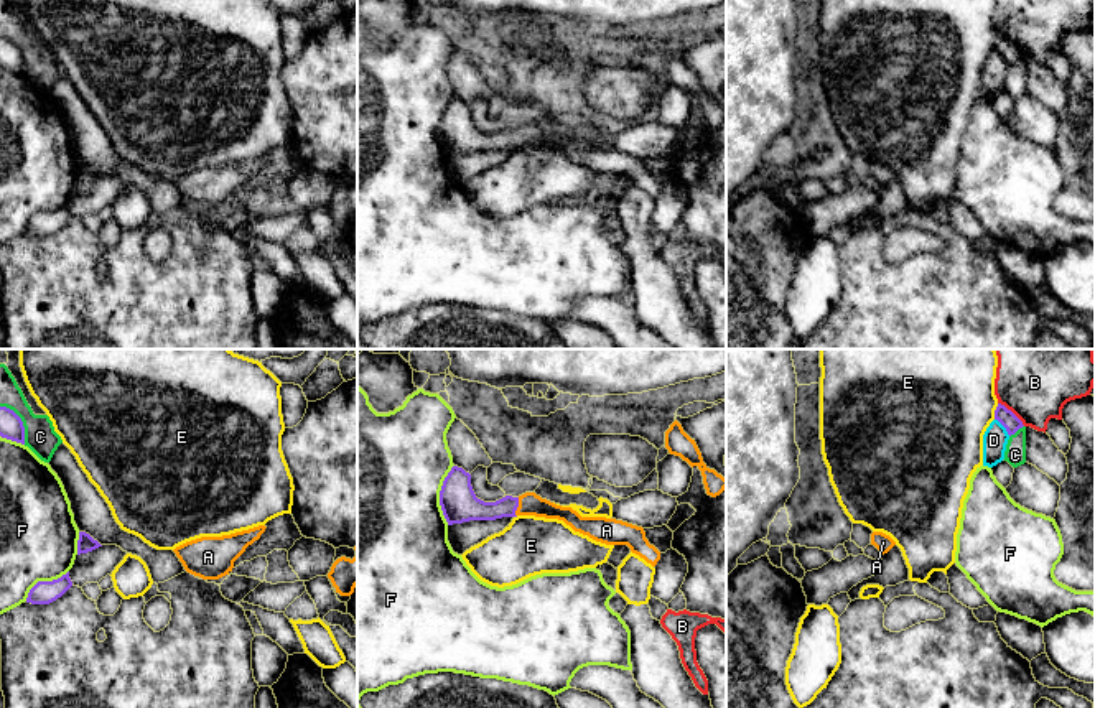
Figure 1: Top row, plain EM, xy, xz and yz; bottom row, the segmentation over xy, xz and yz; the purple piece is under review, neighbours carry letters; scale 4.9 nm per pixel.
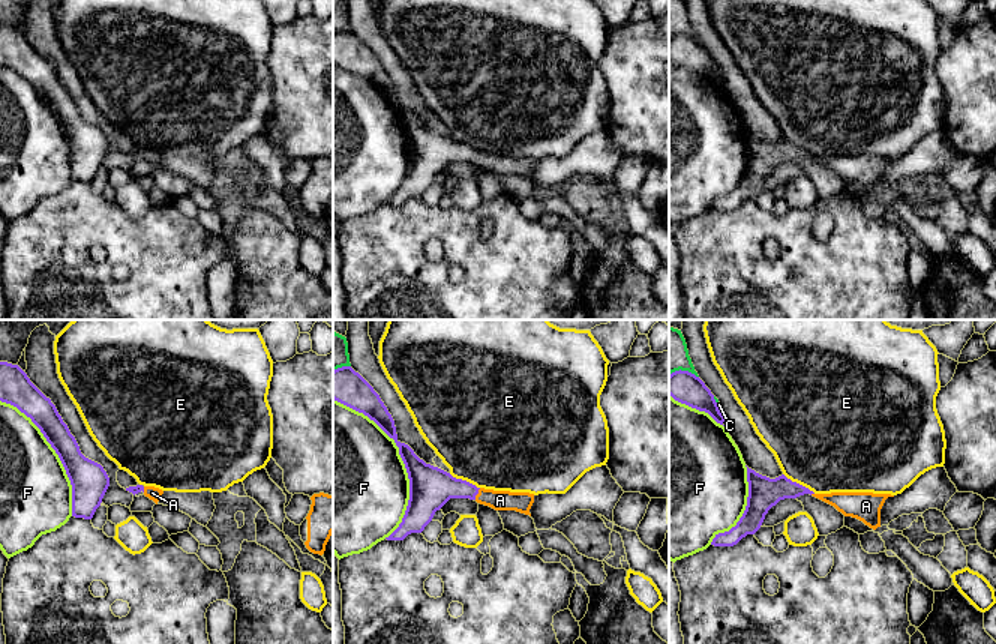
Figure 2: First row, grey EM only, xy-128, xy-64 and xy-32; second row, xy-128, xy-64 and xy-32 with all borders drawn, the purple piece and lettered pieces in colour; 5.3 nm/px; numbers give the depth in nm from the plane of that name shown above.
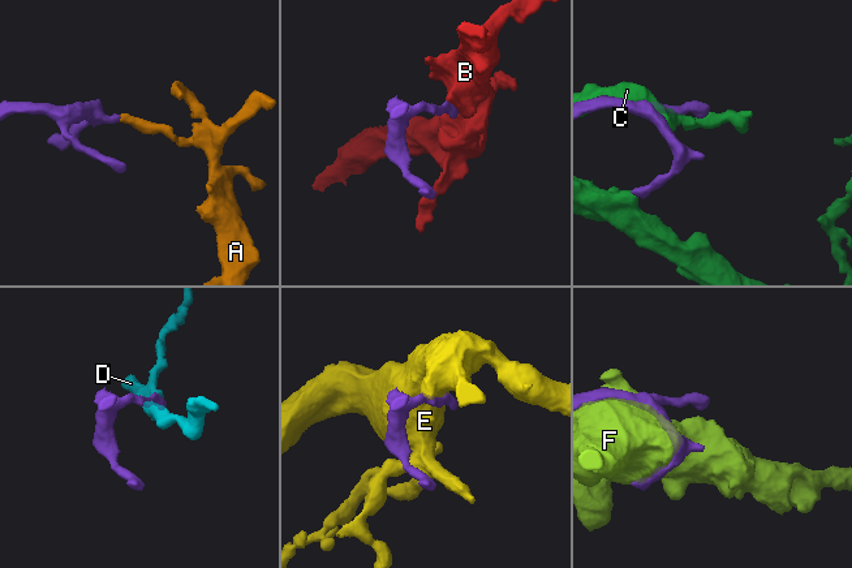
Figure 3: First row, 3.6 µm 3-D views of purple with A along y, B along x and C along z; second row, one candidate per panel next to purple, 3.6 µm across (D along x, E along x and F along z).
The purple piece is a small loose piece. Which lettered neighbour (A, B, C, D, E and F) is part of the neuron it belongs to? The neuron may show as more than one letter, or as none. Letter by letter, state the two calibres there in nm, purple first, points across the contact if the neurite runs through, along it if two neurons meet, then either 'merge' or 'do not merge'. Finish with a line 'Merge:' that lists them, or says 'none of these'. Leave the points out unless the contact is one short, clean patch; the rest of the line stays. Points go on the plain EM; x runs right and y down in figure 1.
A: calibres 140 and 110 nm; way xz (466, 137), (473, 140), (517, 137), (529, 135); merge
B: calibres 80 and 280 nm; border yz (998, 33), (1025, 56); do not merge
C: calibres 110 and 160 nm; do not merge
D: calibres 80 and 120 nm; do not merge
E: calibres 80 and 440 nm; do not merge
F: calibres 180 and 500 nm; do not merge
Merge: A

